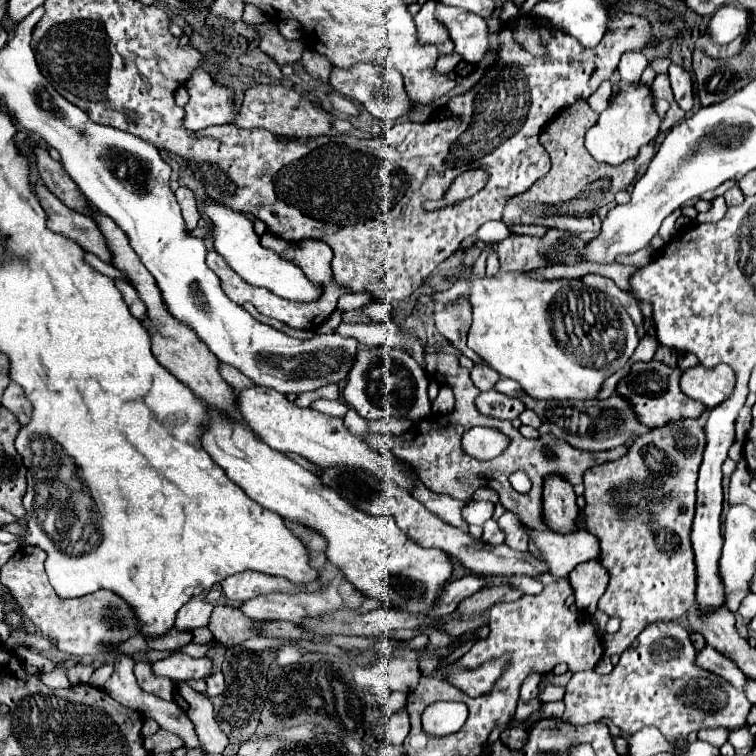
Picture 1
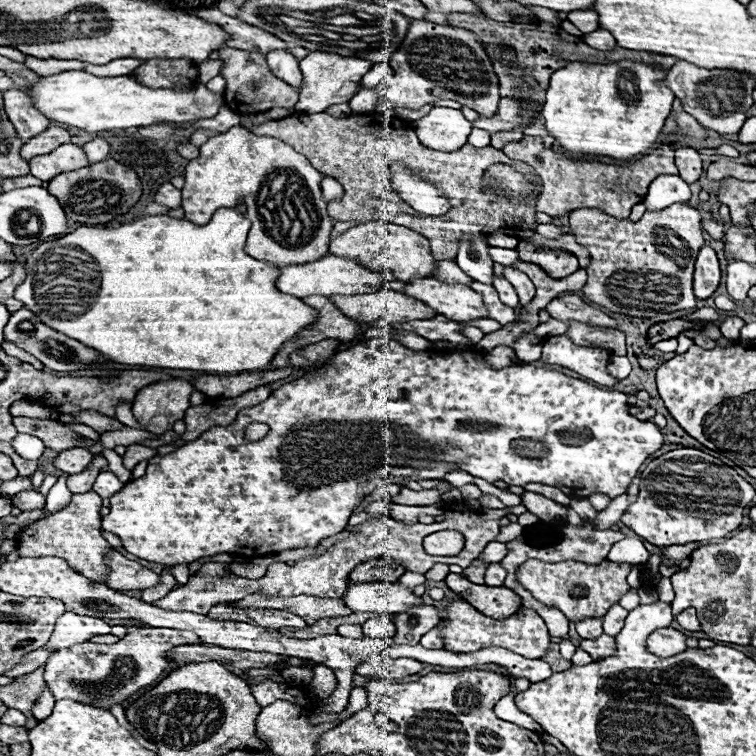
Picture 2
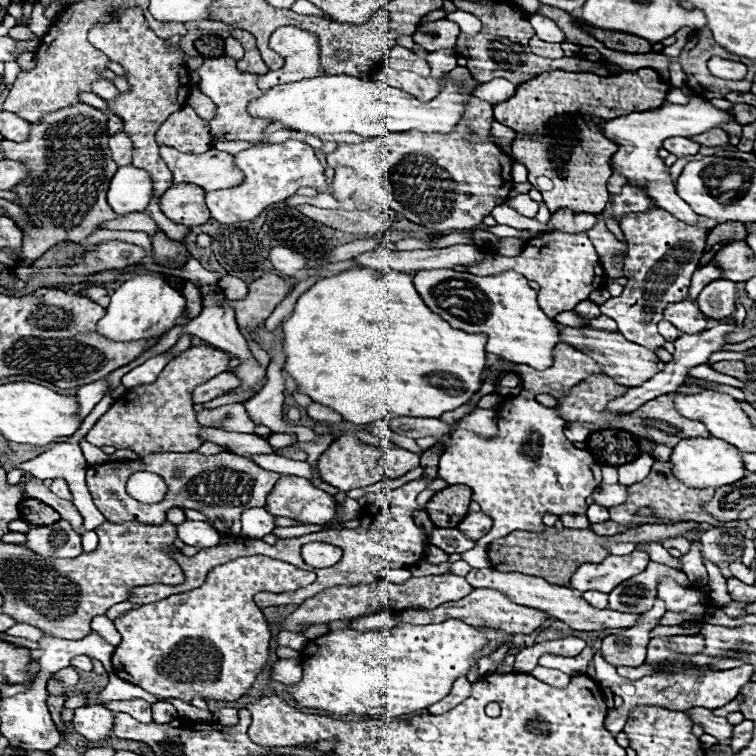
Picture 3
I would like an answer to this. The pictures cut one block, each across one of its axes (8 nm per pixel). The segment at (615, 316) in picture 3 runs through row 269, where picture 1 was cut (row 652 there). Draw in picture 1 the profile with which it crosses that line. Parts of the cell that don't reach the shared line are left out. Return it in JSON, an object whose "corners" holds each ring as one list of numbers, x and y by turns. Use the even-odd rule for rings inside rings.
{"corners":[[652,622,630,648,620,656,620,662,606,676,586,670,572,674,566,694,564,720,574,726,608,718,624,732,638,732,642,726,656,726,664,738,674,744,682,742,690,732,724,726,740,730,746,726,746,716,752,708,744,694,738,694,724,678,698,668,696,650,688,630,680,622]]}

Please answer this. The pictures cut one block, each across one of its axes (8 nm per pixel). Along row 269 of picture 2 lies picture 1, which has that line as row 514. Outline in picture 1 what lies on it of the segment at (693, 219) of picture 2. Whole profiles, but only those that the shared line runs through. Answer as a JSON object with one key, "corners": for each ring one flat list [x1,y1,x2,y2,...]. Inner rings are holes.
{"corners":[[678,420,670,422,670,426,652,428,650,434,636,438,624,458,604,462,584,472,586,524,588,530,600,540,600,564,610,574,610,586,598,602,598,610,622,620,616,634,602,638,606,656,622,654,650,622,678,620,696,604,696,566,690,546,690,530,694,520,698,466,705,445,706,437,700,420]]}

